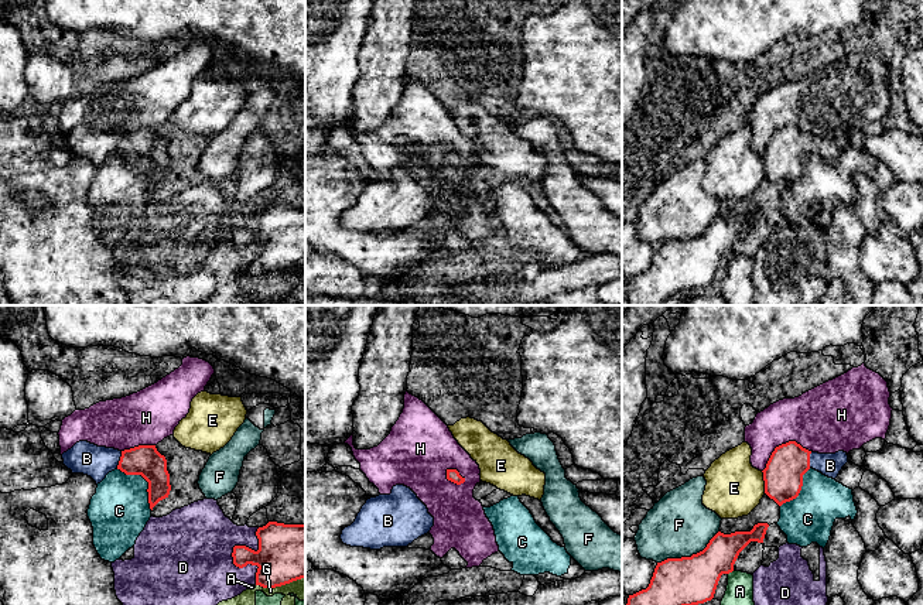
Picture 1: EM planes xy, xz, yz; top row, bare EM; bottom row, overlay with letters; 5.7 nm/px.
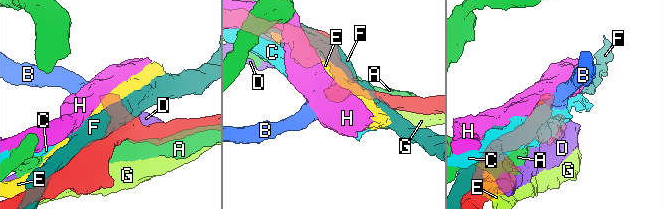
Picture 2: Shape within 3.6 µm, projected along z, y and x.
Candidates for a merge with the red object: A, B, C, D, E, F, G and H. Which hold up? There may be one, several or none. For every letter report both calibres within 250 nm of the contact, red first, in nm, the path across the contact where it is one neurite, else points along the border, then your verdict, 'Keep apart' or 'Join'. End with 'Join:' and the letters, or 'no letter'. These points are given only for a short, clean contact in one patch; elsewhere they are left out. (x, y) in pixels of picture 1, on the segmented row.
A: Thickness 280 nm (red) against 160 nm. Keep apart
B: Thickness 180 nm (red) against 180 nm. Path across: xy (144, 460), (120, 460), (86, 458). Join
C: Thickness 180 nm (red) against 340 nm. Boundary: xy (118, 468), (147, 482), (151, 509). Keep apart
D: Thickness 220 nm (red) against 500 nm. Keep apart
E: Thickness 220 nm (red) against 320 nm. Keep apart
F: Thickness 280 nm (red) against 360 nm. Keep apart
G: Thickness 320 nm (red) against 120 nm. Keep apart
H: Thickness 220 nm (red) against 360 nm. Boundary: yz (810, 450), (795, 441), (782, 443), (775, 448), (762, 471). Keep apart
Join: B

